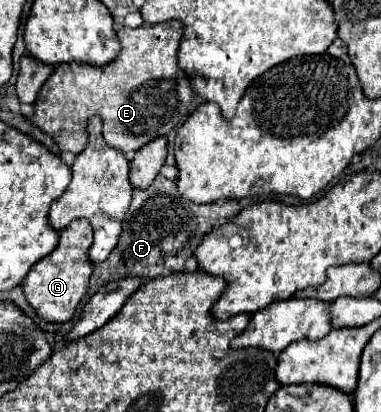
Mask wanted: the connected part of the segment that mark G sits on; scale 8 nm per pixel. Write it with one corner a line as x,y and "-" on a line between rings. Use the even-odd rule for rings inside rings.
86,219
72,221
66,229
60,231
60,241
56,249
40,259
30,273
22,281
22,291
26,295
28,305
48,323
66,323
72,319
74,311
78,309
86,289
88,277
92,273
92,263
88,261
88,247
92,245
92,227

